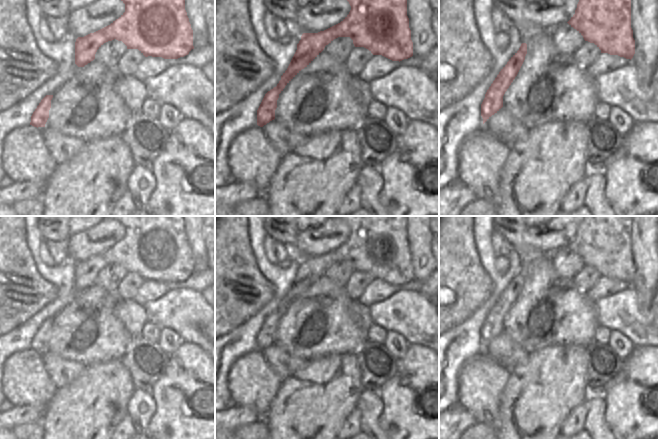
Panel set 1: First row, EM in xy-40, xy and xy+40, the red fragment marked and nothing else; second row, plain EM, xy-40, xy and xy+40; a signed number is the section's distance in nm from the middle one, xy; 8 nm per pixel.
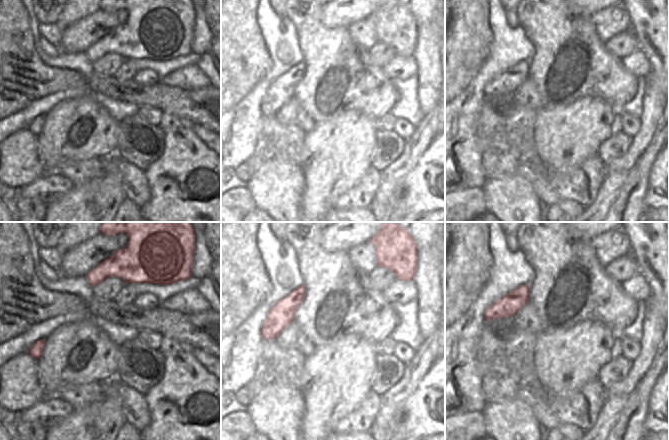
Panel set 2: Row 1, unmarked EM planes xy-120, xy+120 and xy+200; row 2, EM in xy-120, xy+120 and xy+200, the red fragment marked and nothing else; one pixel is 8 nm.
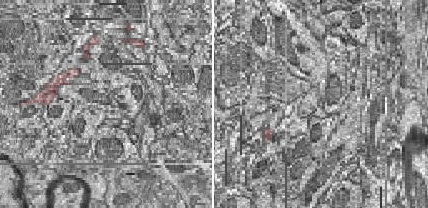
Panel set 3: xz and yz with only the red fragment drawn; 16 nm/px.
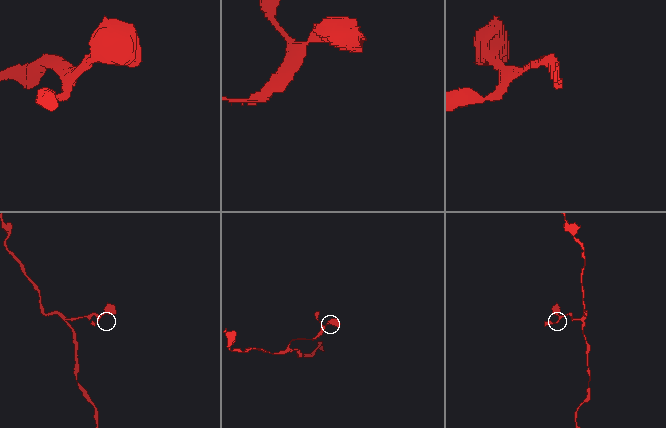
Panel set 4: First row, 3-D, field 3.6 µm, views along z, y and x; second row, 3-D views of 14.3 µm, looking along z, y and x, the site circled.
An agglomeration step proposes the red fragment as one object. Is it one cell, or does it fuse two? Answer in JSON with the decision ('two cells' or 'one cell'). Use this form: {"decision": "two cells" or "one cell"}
{"decision": "one cell"}

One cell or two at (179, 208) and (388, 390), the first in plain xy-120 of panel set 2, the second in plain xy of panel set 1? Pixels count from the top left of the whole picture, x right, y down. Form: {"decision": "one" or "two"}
{"decision": "one"}

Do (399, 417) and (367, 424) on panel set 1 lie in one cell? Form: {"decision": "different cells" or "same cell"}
{"decision": "different cells"}

